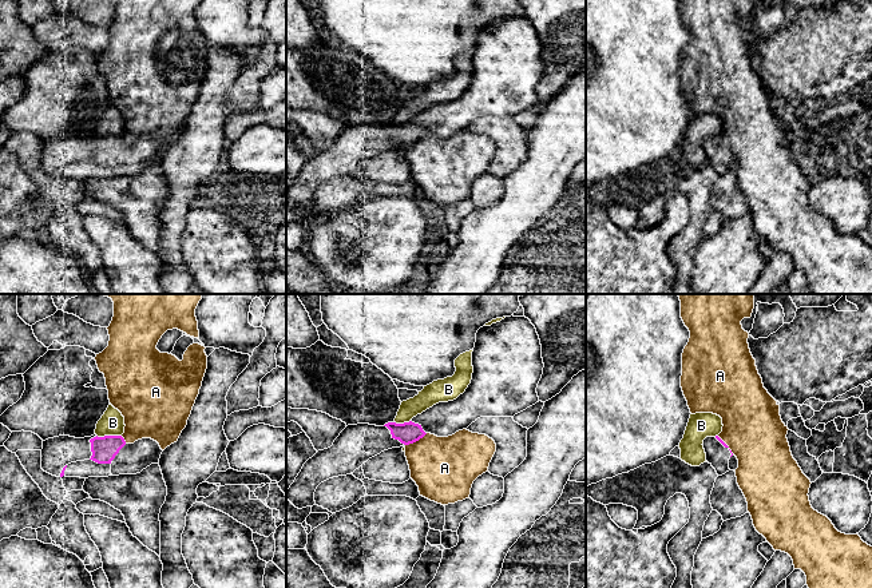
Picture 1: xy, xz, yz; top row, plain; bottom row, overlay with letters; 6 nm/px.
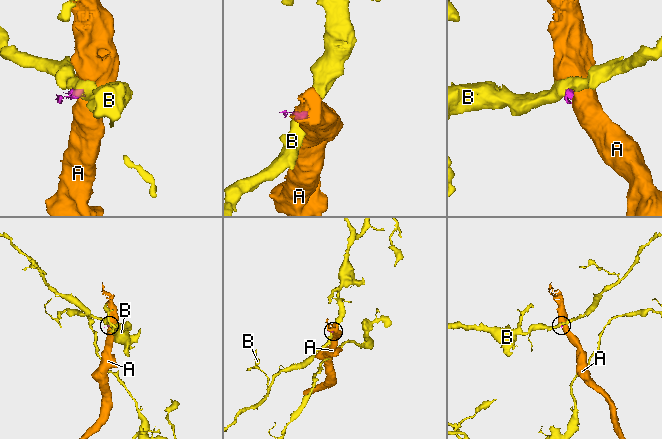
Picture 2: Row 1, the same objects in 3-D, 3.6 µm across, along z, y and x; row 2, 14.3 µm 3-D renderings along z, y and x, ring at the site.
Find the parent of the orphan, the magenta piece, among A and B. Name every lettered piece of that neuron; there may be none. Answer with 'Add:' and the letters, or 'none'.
Add: none

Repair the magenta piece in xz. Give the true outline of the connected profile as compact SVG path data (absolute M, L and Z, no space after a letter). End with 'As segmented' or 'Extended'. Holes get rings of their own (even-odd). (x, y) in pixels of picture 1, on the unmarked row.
M524 16L480 28L472 67L472 80L463 95L433 106L409 123L348 126L330 148L318 151L304 164L286 199L298 210L313 207L321 183L353 174L384 151L413 144L427 134L452 136L480 118L514 118L539 103L542 45L535 27Z. Extended

